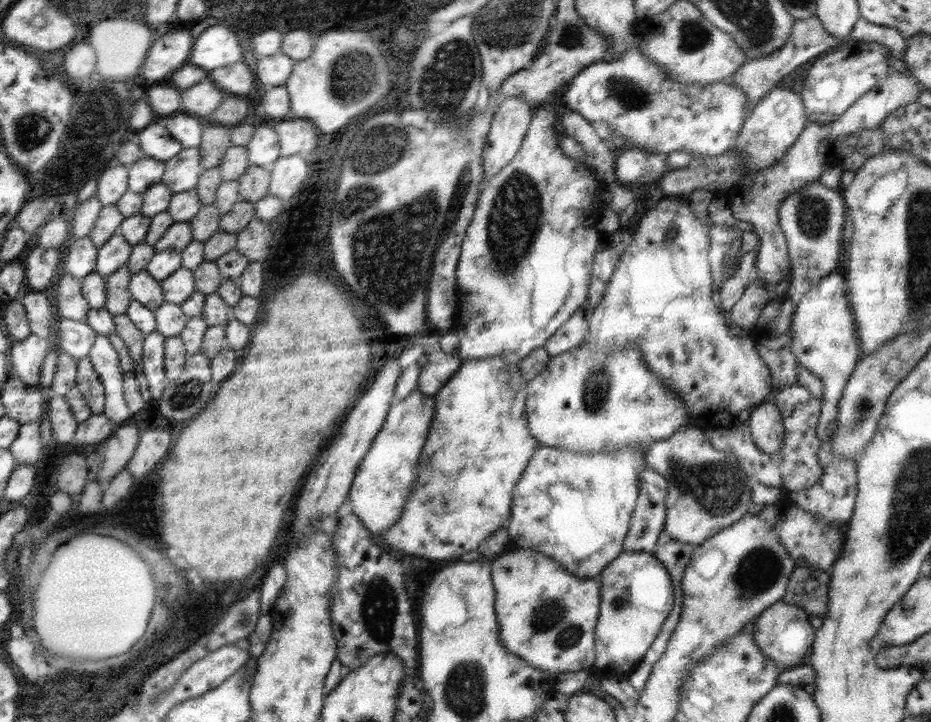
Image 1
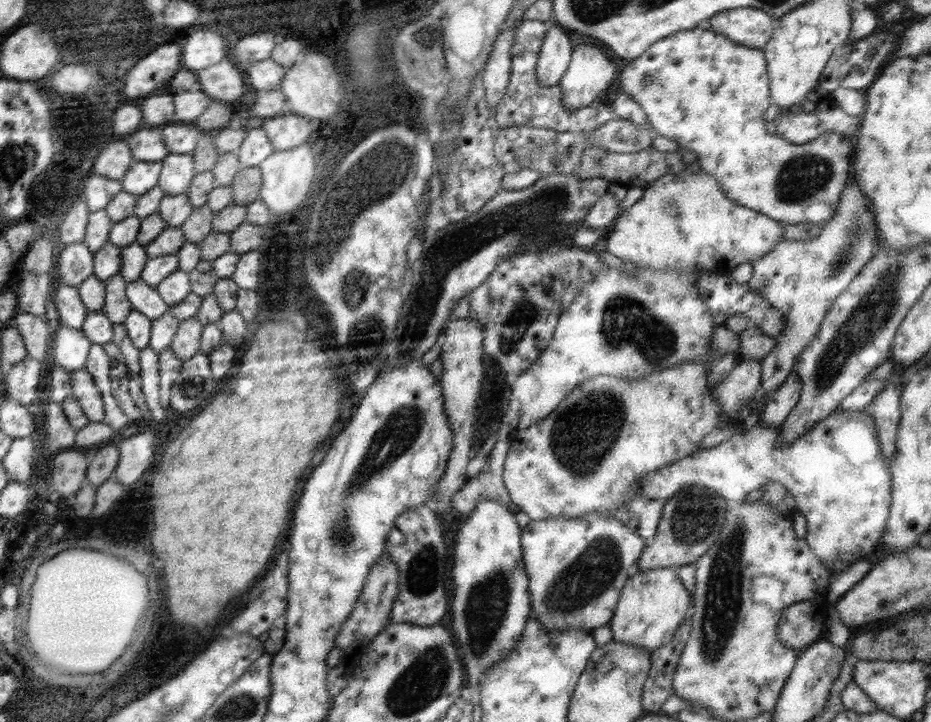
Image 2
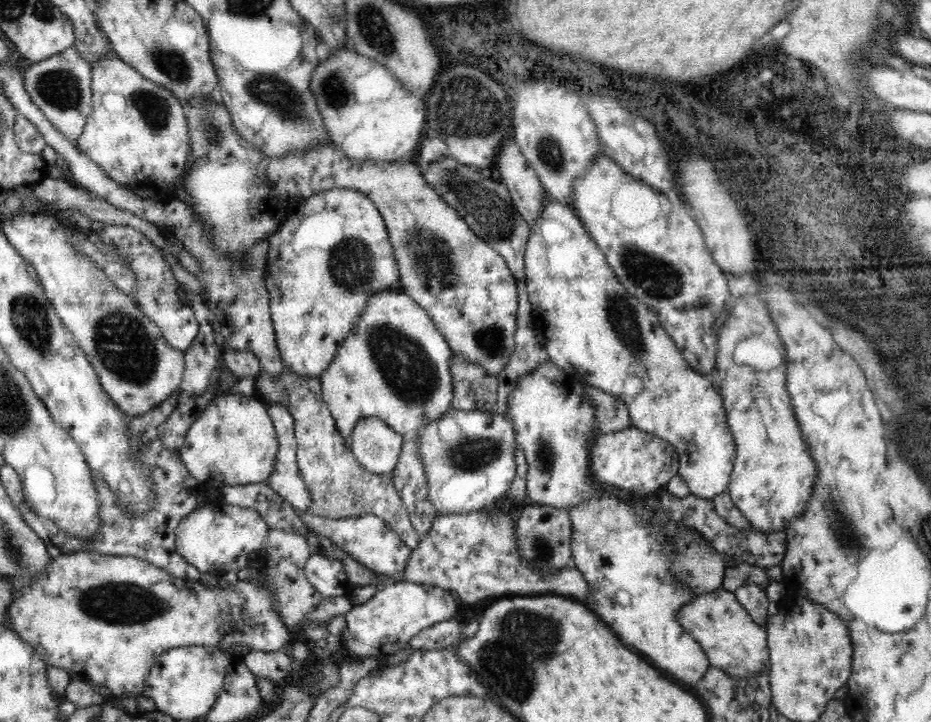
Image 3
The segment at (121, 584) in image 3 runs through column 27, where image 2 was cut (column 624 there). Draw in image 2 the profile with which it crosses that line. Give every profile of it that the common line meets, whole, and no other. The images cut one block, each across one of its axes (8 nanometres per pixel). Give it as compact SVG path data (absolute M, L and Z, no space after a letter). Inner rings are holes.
M678 568L639 570L621 591L614 616L608 624L612 630L612 639L654 651L670 642L678 628L689 616L691 618L690 606L693 606L693 596L689 595L680 581Z

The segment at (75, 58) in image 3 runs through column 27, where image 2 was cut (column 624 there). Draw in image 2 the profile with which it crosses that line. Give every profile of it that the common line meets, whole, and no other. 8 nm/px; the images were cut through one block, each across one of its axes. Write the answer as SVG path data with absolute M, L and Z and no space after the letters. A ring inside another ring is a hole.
M707 23L698 24L696 27L672 33L658 42L654 42L644 54L640 54L638 58L634 58L628 62L622 73L617 76L619 84L618 89L621 92L632 96L635 102L638 102L644 110L648 124L656 129L657 135L676 141L679 146L679 151L685 150L692 151L698 154L696 164L700 171L708 173L720 182L726 197L731 198L733 202L746 206L751 210L756 210L760 214L764 214L772 220L778 221L781 224L796 224L808 223L806 222L806 208L812 204L821 204L837 208L838 202L844 187L846 187L847 180L852 176L852 160L854 152L853 138L845 138L841 134L834 132L826 132L818 136L814 141L808 142L804 145L796 145L791 141L785 140L777 133L772 132L772 128L766 123L763 115L766 110L772 105L770 94L770 78L768 75L768 67L764 56L763 49L754 49L747 46L742 46L740 43L730 41L724 34L715 33L707 26Z

